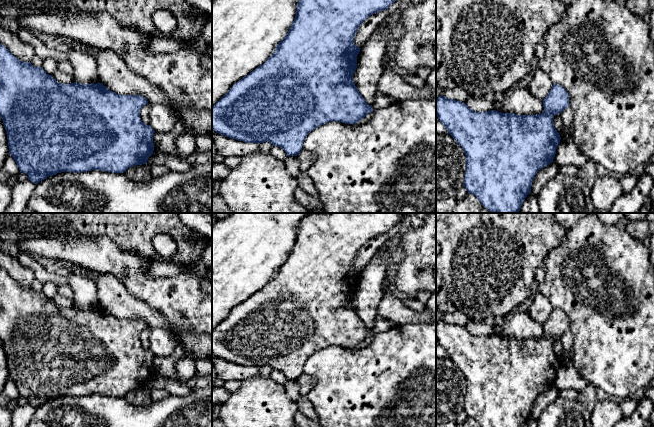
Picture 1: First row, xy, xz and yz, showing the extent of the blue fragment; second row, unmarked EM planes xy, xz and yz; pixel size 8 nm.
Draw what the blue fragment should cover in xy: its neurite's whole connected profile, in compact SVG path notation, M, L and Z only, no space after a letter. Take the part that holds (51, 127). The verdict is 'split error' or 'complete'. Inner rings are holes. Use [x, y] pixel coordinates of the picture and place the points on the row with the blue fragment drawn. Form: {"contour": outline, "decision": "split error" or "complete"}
{"contour": "M0 44L0 117L6 130L9 154L14 158L20 172L28 175L28 180L34 184L46 179L49 176L61 172L87 172L101 170L112 173L124 173L128 168L136 165L147 164L148 158L153 154L153 135L155 131L150 125L146 125L140 118L141 108L148 104L145 97L141 95L119 95L110 91L102 83L61 84L52 75L48 75L42 67L34 67L31 62L23 62L15 57L4 45Z", "decision": "complete"}

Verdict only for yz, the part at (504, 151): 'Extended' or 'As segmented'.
As segmented

